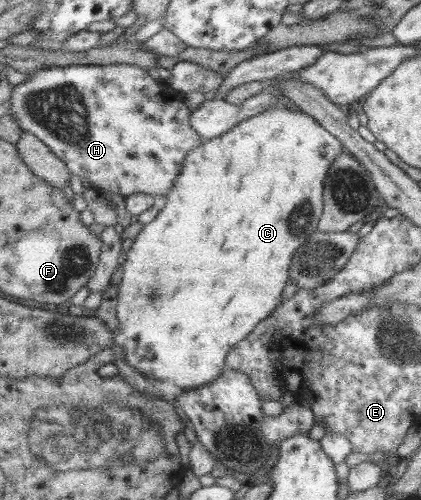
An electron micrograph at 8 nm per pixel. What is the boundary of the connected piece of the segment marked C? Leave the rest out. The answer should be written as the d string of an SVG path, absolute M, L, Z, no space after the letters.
M283 104L274 105L260 115L245 119L226 134L193 149L186 156L183 172L177 177L177 182L167 197L167 204L154 221L144 225L127 253L126 261L122 263L123 277L119 285L118 305L118 321L121 328L118 332L125 353L125 363L146 375L150 383L172 381L181 390L201 387L218 379L227 368L226 358L230 351L244 342L258 324L264 321L264 317L268 318L268 313L278 303L278 297L288 277L288 265L292 265L293 254L316 229L324 209L323 183L326 172L330 163L343 151L341 143L313 116L304 111L288 110Z

